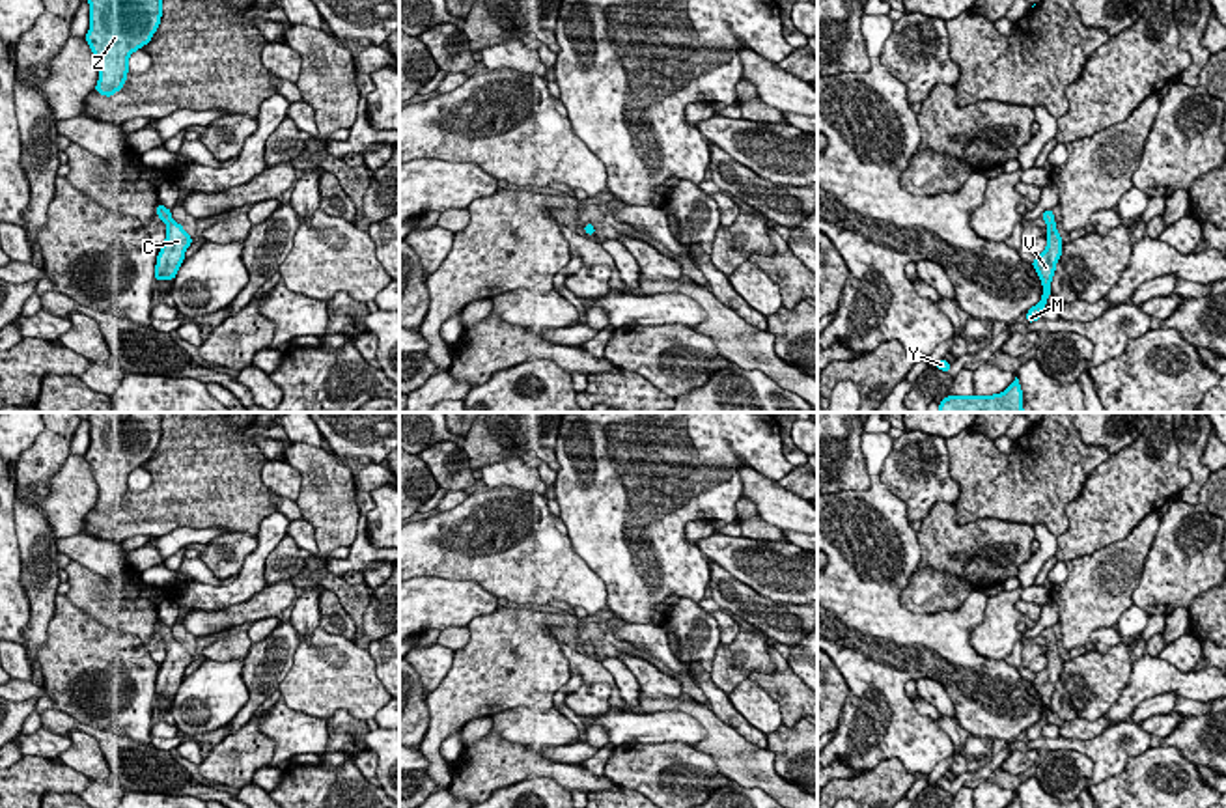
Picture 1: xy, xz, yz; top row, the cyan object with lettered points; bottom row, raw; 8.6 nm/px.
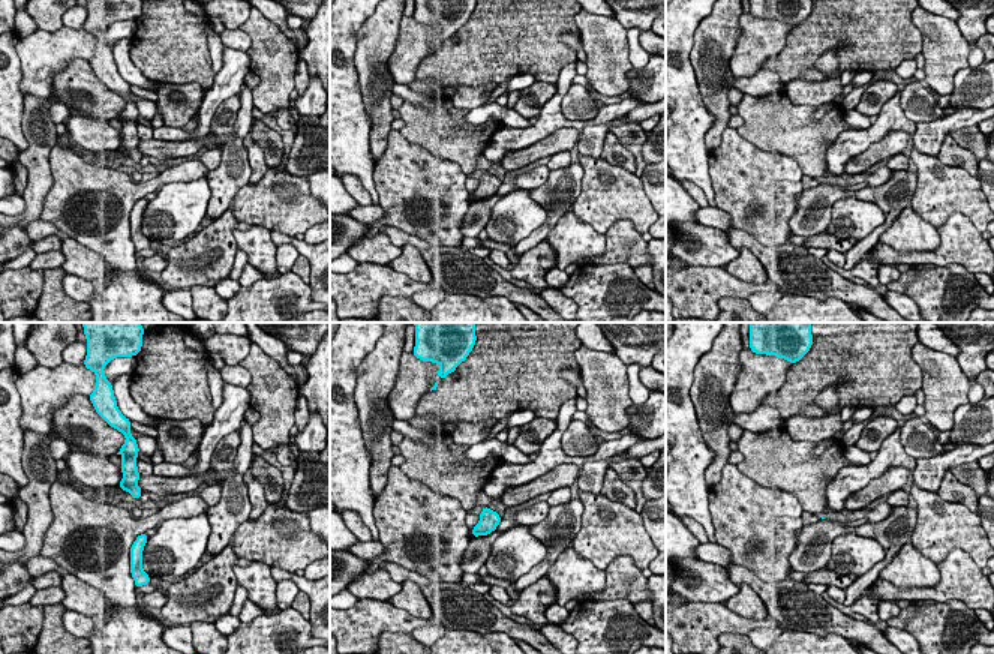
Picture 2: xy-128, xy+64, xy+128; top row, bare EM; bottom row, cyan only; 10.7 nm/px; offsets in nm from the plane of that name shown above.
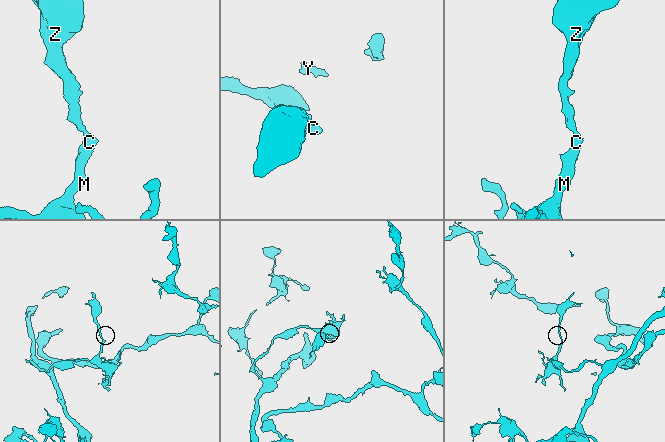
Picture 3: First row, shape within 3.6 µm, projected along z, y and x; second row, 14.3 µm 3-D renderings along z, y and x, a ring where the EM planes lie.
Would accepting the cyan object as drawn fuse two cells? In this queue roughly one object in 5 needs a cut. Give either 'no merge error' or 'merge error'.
no merge error

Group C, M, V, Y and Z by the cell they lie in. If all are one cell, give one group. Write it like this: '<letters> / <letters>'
C M V Y Z

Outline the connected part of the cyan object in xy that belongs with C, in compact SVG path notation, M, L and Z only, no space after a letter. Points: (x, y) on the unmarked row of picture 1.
M157 623L157 633L166 642L166 659L157 674L155 698L170 700L185 677L185 668L192 662L192 655L172 636L172 629L164 623Z

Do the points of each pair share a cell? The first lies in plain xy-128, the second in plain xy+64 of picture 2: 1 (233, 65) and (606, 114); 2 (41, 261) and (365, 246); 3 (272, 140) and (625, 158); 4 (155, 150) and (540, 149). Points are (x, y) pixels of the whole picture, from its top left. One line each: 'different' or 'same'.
1: same
2: same
3: same
4: same

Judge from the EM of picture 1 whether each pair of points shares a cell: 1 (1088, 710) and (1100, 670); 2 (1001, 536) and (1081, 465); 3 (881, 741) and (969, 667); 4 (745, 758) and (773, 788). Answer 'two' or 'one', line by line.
1: one
2: two
3: one
4: one

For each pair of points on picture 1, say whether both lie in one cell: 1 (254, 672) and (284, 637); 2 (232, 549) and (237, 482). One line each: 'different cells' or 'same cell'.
1: same cell
2: different cells

